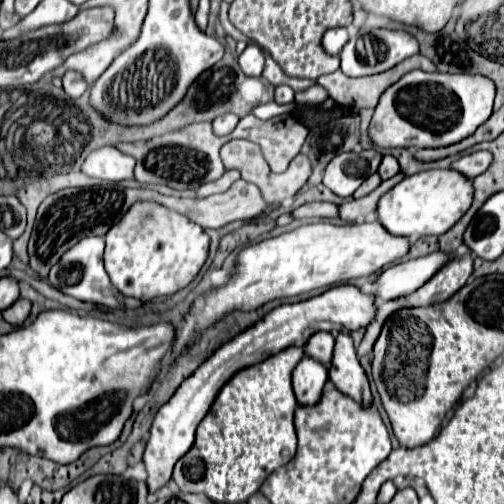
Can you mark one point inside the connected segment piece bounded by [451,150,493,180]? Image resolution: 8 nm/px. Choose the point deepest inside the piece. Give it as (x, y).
(476, 163)

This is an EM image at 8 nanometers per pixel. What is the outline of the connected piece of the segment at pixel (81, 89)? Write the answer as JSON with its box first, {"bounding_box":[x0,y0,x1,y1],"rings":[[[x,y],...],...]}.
{"bounding_box":[63,72,87,98],"rings":[[[67,72],[65,76],[63,76],[63,90],[65,90],[65,94],[69,96],[69,98],[79,98],[81,94],[85,94],[87,92],[87,84],[81,80],[81,74],[77,74],[77,72]]]}

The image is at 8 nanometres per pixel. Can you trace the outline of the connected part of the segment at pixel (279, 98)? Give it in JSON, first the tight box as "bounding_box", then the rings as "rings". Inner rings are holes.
{"bounding_box":[275,86,293,104],"rings":[[[277,86],[275,88],[275,102],[277,104],[289,104],[289,102],[293,102],[293,90],[289,88],[289,86]]]}

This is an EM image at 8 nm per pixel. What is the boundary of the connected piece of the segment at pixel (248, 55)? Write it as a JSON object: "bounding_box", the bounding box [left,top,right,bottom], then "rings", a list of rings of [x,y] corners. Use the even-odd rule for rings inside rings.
{"bounding_box":[239,46,263,76],"rings":[[[247,46],[243,50],[243,54],[239,56],[239,66],[241,70],[247,74],[247,76],[261,76],[261,70],[263,70],[263,52],[259,46]]]}

